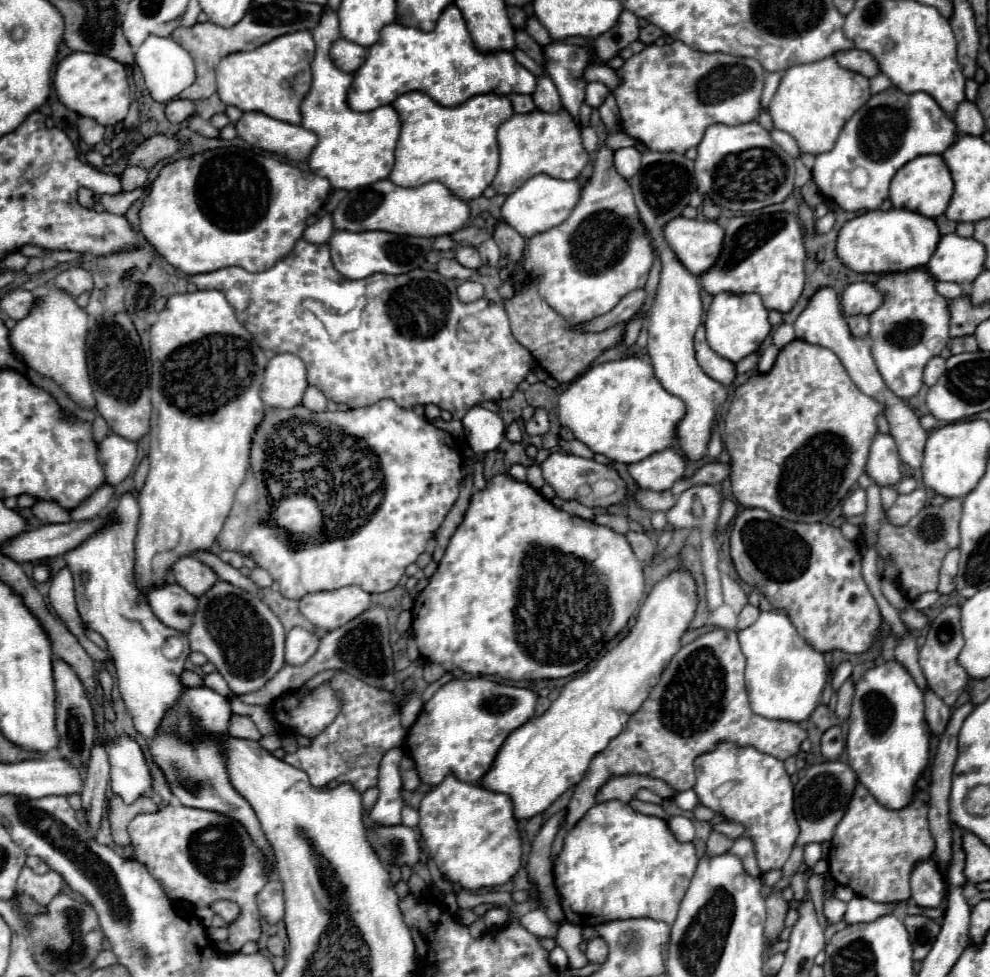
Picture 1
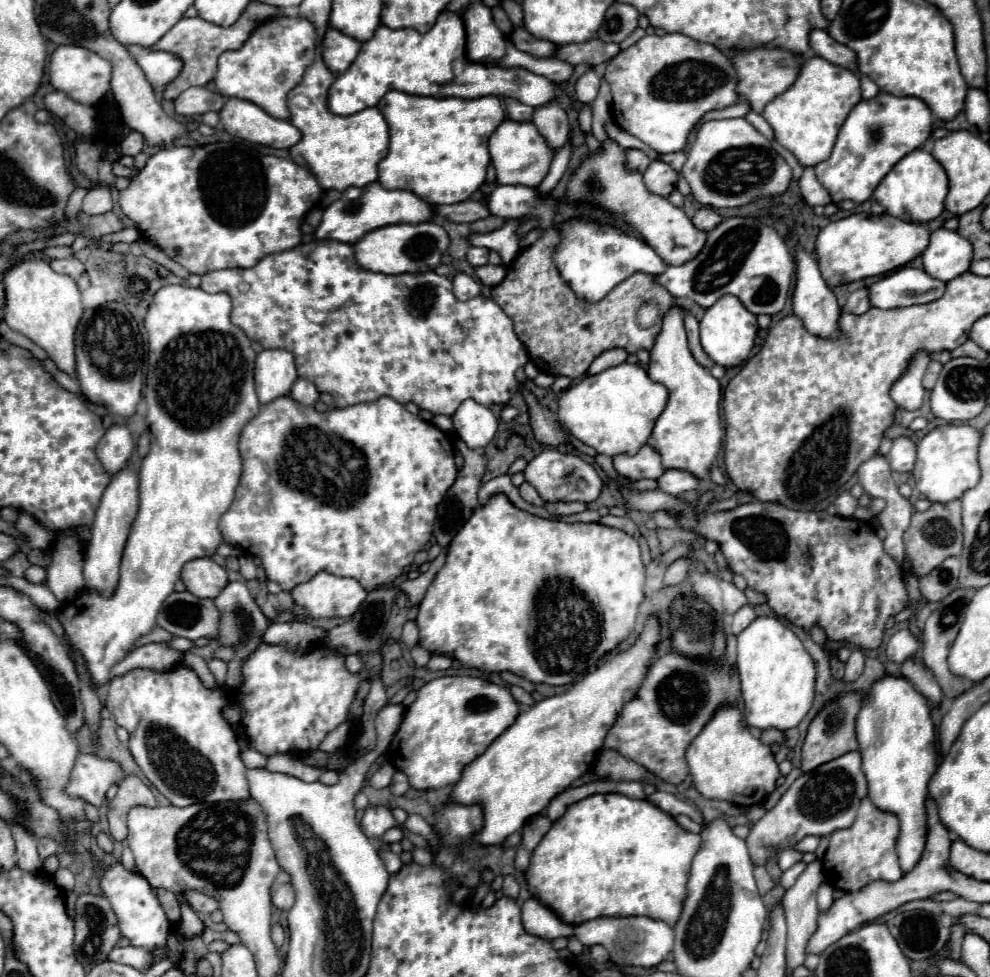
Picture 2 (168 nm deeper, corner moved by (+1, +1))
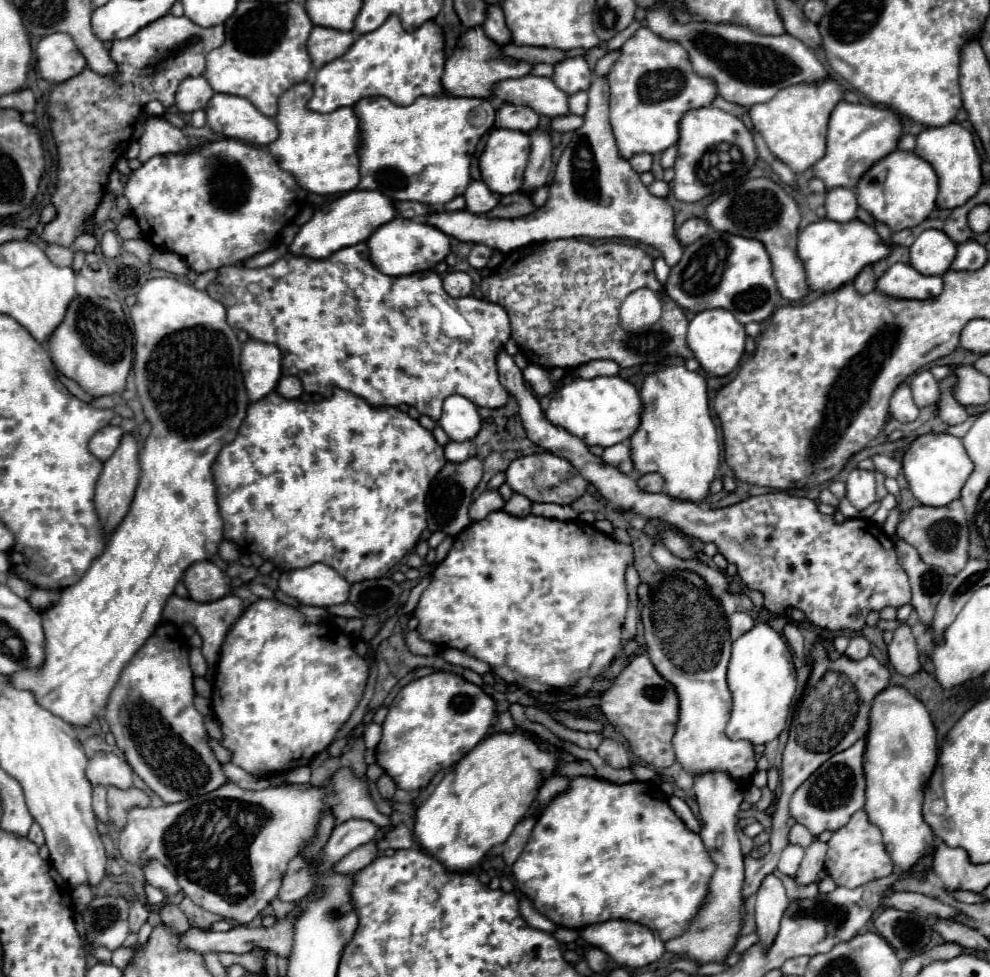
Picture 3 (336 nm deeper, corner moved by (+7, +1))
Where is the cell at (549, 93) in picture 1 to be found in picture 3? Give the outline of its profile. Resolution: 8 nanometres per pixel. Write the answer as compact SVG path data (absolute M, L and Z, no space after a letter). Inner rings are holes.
M534 129L534 133L530 133L530 143L530 161L520 191L536 191L542 187L552 167L552 135L546 129Z

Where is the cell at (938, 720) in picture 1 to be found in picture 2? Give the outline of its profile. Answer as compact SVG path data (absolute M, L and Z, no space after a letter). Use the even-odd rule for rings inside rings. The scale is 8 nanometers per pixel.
M912 657L908 661L902 663L902 675L906 679L910 679L910 683L922 693L926 695L932 703L940 703L942 699L942 689L940 685L936 683L932 671L922 663L922 657Z

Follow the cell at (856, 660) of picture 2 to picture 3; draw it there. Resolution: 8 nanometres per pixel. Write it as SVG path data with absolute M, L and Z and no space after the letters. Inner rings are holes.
M862 635L852 637L846 649L846 657L850 657L852 661L860 661L862 657L868 657L868 655L870 655L870 643Z

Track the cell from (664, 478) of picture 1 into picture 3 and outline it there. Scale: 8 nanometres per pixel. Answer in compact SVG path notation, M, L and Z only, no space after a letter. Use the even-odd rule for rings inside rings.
M618 443L618 445L612 445L612 447L606 447L604 453L602 453L602 459L620 469L622 473L626 475L632 475L630 473L630 445L628 443Z

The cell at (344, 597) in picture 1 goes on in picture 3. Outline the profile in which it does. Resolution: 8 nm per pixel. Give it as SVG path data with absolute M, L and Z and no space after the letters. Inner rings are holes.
M322 563L282 573L278 587L282 593L294 597L298 603L314 607L340 605L346 603L350 595L350 583Z

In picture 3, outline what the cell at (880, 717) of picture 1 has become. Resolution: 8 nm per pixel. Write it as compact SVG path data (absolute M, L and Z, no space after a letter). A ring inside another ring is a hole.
M888 685L882 693L878 693L878 697L874 697L868 717L868 733L864 739L864 811L868 813L870 823L880 827L886 851L896 869L908 871L918 863L918 859L934 849L934 833L922 819L922 797L924 785L938 759L936 729L922 701L904 687Z

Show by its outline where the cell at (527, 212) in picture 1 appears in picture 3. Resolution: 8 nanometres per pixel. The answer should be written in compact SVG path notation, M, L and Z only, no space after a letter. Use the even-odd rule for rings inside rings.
M470 181L468 189L464 193L464 199L466 199L466 209L468 211L472 211L476 215L484 215L498 205L500 195L490 191L482 181Z

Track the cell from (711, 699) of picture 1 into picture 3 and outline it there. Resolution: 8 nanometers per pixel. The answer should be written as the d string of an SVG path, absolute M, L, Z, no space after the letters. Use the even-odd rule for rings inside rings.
M636 655L616 677L614 685L602 693L600 703L608 723L628 741L630 751L650 767L664 769L676 763L672 751L674 725L678 723L678 693L652 665L648 655Z

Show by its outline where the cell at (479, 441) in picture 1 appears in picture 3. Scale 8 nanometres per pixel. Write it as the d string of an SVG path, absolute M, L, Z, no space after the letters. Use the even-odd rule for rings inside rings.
M450 395L444 401L444 411L438 425L452 441L470 441L478 435L482 419L472 401L462 395Z

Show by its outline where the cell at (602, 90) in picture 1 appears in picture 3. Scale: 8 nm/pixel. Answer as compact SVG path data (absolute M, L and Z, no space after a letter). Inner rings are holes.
M572 57L554 67L554 83L566 93L574 95L578 91L588 91L592 81L592 71L588 69L584 57Z

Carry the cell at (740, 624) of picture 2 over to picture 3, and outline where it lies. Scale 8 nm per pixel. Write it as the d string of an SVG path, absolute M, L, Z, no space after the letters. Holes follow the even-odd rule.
M736 611L730 615L730 637L732 641L738 639L740 635L744 635L746 631L750 631L754 625L754 619L746 613L746 611Z

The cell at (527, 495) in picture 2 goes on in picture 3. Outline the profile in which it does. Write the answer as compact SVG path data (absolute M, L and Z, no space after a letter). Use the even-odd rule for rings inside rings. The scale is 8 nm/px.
M514 493L508 501L506 501L506 505L504 505L504 511L506 513L510 513L510 515L518 515L518 517L524 517L524 515L528 515L530 513L530 499L526 499L524 495L520 495L520 493Z

